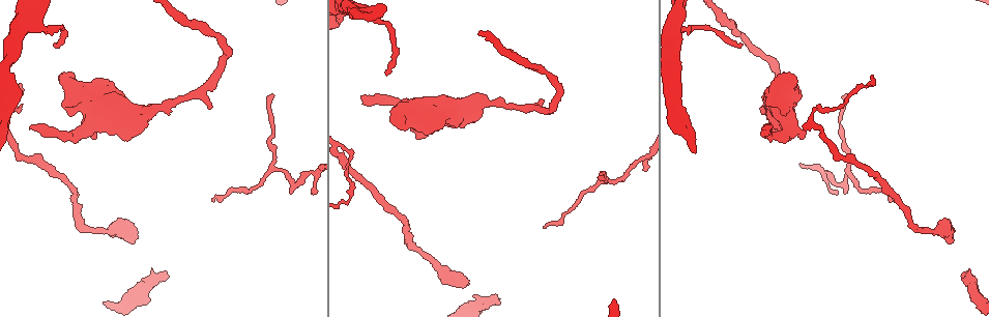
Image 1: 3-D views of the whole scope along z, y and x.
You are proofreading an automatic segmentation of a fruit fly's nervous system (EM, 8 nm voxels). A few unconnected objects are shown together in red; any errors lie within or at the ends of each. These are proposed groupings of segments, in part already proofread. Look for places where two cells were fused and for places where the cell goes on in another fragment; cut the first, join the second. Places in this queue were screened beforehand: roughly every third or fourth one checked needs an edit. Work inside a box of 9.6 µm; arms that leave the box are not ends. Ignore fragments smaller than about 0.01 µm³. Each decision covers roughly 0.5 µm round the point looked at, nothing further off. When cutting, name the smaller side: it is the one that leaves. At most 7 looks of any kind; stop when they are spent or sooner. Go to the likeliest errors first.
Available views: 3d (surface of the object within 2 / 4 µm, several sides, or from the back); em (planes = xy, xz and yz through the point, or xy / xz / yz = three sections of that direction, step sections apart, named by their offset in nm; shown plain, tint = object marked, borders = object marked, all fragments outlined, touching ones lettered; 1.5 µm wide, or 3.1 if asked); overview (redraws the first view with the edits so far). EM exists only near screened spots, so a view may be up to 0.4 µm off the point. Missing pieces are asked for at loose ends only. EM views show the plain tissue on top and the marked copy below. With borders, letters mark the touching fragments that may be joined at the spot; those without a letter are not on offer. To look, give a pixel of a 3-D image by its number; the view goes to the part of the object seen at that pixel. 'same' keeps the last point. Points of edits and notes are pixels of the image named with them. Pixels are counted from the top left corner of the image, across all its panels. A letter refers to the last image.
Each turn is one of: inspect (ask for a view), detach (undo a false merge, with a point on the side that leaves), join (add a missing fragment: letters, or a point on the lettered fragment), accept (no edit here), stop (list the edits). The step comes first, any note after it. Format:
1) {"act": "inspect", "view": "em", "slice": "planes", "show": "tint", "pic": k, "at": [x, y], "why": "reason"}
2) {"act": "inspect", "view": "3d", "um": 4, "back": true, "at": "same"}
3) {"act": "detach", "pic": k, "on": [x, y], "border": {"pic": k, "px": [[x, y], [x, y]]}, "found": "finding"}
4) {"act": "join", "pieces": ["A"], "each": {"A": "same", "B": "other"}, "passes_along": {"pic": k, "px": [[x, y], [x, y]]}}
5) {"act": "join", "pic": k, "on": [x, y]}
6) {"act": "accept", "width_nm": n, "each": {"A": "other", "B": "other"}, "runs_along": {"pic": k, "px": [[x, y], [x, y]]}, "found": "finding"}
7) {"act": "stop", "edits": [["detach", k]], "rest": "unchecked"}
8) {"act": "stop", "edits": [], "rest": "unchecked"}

{"act": "inspect", "view": "em", "slice": "planes", "show": "tint", "pic": 1, "at": [949, 243], "why": "thick end"}

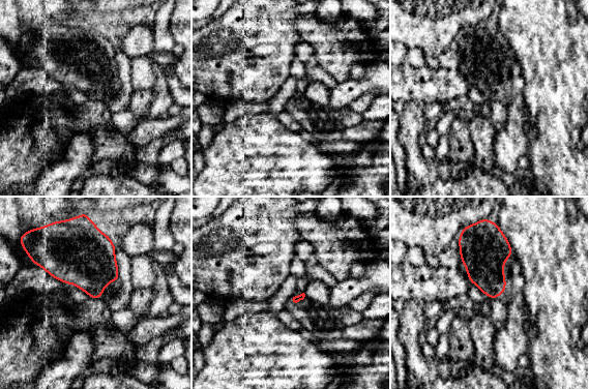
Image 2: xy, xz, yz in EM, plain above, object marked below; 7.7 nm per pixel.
{"act": "inspect", "view": "em", "slice": "planes", "show": "borders", "at": "same"}

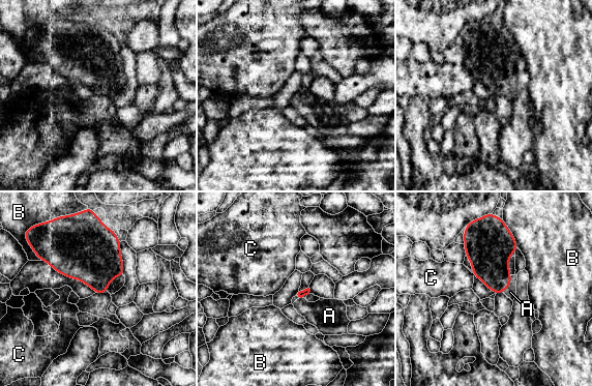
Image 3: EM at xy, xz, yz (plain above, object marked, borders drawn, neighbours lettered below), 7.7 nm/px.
{"act": "join", "pieces": ["A"], "each": {"A": "same", "B": "other", "C": "other"}, "passes_along": {"pic": 3, "px": [[490, 259], [509, 284], [510, 292]]}, "found": "the cell continues"}

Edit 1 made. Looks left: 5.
{"act": "inspect", "view": "overview"}

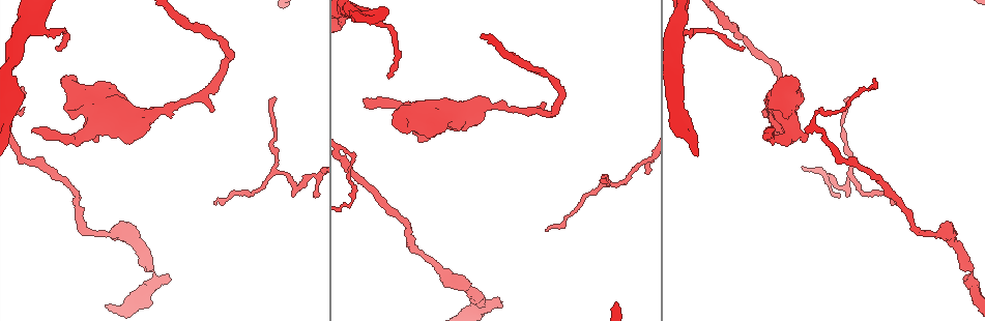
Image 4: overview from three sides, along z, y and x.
{"act": "inspect", "view": "em", "slice": "planes", "show": "borders", "pic": 4, "at": [33, 131]}

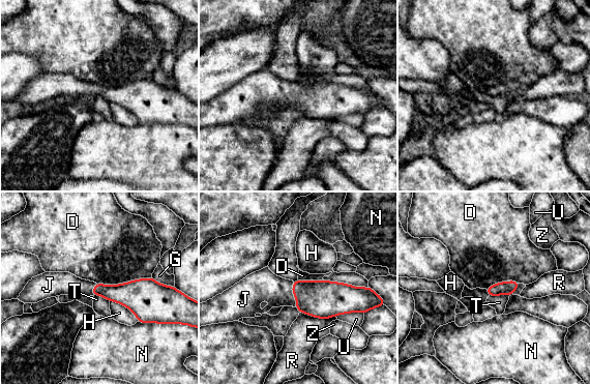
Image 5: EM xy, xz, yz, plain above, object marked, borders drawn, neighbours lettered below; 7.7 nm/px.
{"act": "join", "pieces": ["J"], "each": {"D": "other", "G": "other", "H": "other", "J": "same", "N": "other", "R": "other", "T": "other", "U": "other", "Z": "other"}, "passes_along": {"pic": 5, "px": [[323, 299], [293, 294], [262, 286]]}, "found": "the cell continues"}

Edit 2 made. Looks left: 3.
{"act": "inspect", "view": "overview", "why": "redraw"}

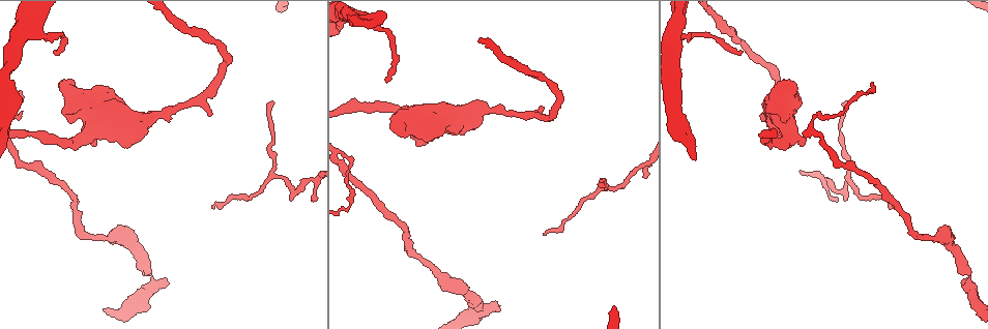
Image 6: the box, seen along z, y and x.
{"act": "inspect", "view": "em", "slice": "planes", "show": "borders", "pic": 6, "at": [603, 184], "why": "thin end"}

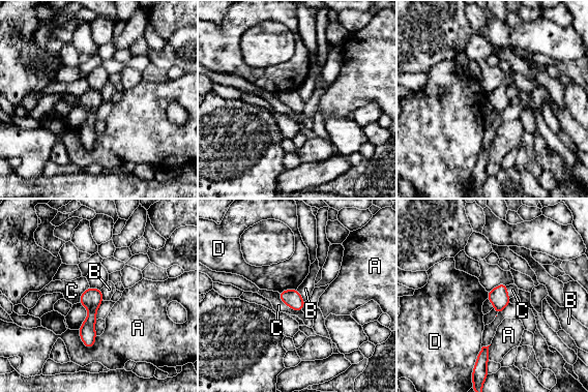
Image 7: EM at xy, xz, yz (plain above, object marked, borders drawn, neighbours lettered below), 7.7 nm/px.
{"act": "accept", "each": {"A": "other", "B": "other", "C": "other", "D": "other"}, "border": {"pic": 7, "px": [[100, 289], [104, 300]]}, "found": "none of them fits"}

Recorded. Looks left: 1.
{"act": "stop", "edits": [["join", 3], ["join", 5]], "rest": "unchecked"}

